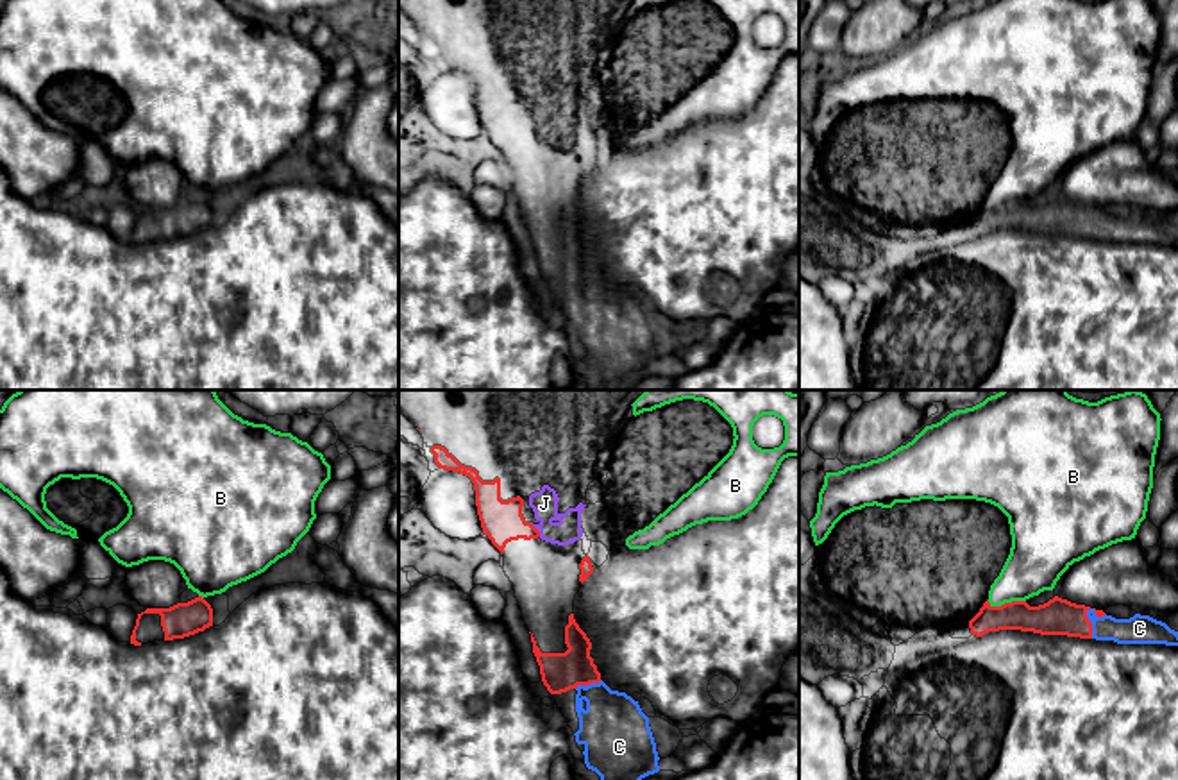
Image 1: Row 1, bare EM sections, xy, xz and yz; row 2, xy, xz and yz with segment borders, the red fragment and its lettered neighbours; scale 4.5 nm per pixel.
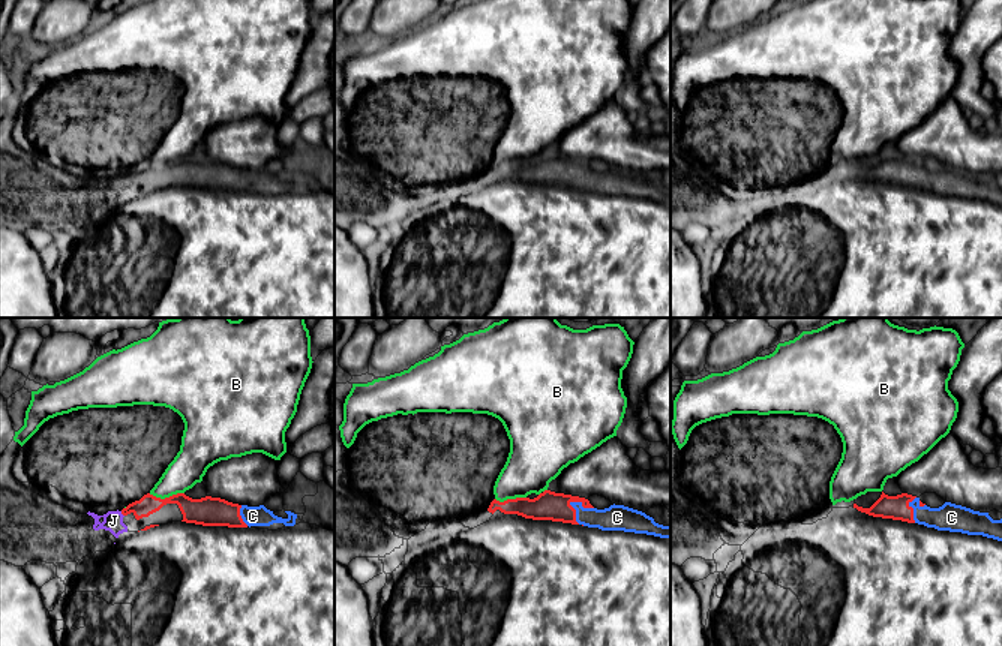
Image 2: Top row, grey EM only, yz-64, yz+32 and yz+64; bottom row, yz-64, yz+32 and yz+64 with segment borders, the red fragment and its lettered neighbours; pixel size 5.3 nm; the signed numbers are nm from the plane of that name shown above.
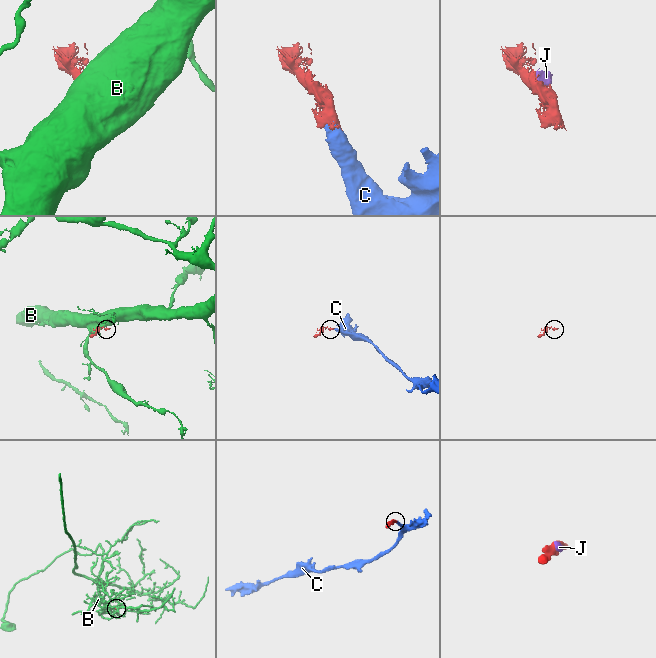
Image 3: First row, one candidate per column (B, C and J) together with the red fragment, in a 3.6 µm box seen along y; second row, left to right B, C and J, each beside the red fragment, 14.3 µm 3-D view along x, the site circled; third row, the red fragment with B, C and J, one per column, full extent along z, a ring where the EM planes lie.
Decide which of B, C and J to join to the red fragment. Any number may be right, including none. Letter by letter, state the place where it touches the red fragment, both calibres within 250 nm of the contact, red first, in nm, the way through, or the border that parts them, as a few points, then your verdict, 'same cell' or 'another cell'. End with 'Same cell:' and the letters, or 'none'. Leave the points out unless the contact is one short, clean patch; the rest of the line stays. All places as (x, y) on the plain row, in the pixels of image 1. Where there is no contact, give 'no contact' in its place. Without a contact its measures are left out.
B: meets red in yz at (1005, 203); 160 nm thick on the red side, 260 nm on the other; another cell
C: meets red in yz at (1091, 222); 160 nm thick on the red side, 130 nm on the other; runs through yz (1059, 215), (1091, 222), (1107, 228), (1139, 228); same cell
J: meets red in xz at (537, 129); 190 nm thick on the red side, 120 nm on the other; same cell
Same cell: C, J

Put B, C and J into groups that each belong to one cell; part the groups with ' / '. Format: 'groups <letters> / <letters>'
groups B / C J

